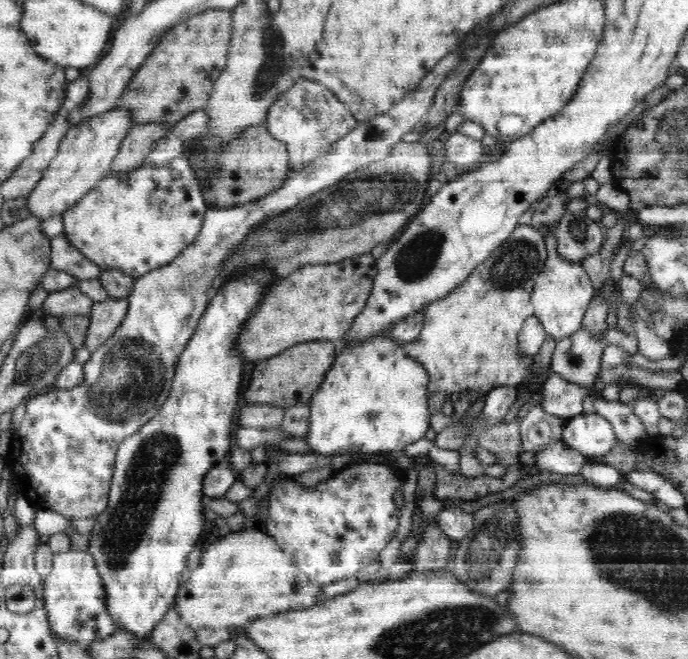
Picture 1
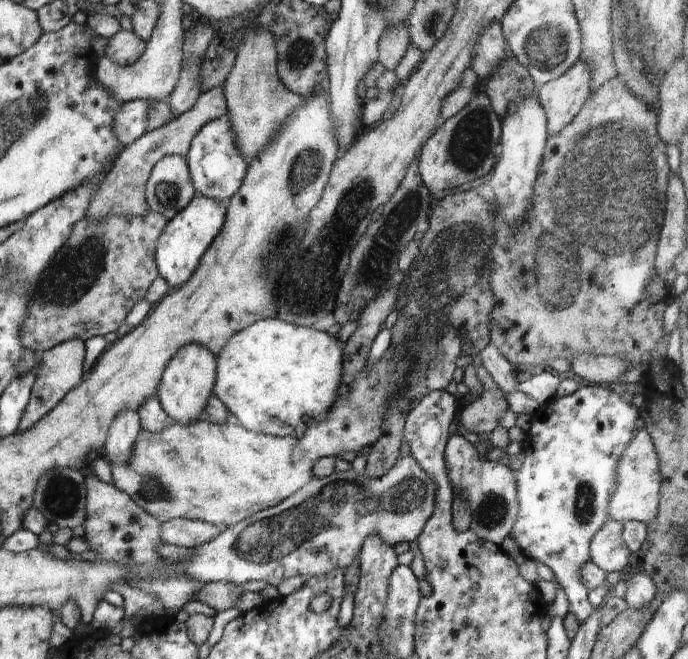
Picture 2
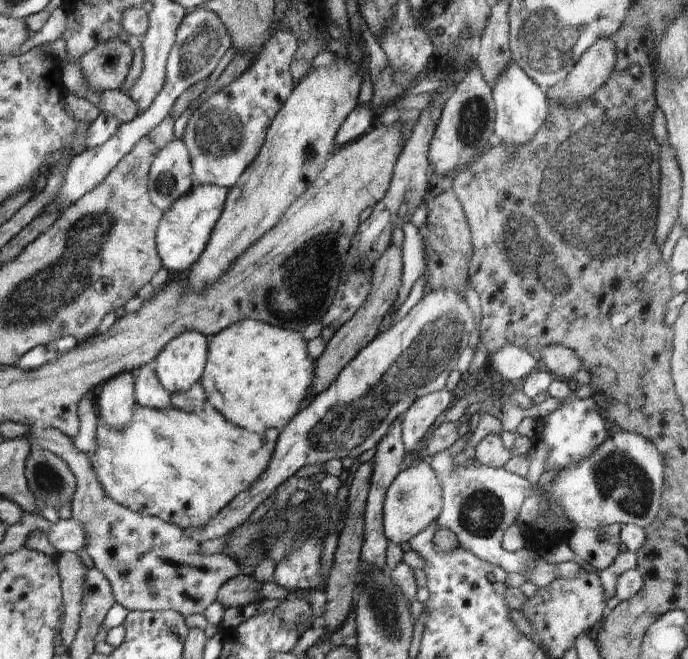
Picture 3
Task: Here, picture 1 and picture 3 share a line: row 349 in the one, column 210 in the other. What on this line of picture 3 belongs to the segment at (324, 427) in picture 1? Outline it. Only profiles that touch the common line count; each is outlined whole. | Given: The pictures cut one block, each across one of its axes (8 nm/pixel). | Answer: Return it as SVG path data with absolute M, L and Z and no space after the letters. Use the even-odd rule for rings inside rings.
M242 319L234 322L209 340L207 351L206 366L200 378L206 400L228 422L251 433L263 433L270 428L284 430L298 414L314 380L314 359L308 354L308 343L301 332L274 327L264 321Z

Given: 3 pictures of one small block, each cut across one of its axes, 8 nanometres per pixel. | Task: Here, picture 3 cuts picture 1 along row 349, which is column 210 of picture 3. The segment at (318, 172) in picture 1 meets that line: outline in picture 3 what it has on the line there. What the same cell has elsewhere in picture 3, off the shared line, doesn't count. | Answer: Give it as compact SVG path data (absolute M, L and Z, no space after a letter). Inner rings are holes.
M274 31L244 74L212 94L192 112L182 140L188 149L195 183L214 184L229 190L256 160L268 127L294 90L289 66L298 43L292 32Z

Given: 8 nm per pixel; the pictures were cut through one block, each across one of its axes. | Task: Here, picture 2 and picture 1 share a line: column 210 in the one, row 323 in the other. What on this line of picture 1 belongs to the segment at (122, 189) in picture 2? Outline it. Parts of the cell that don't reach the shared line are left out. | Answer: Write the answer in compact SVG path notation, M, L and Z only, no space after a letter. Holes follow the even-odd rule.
M108 297L92 305L89 312L89 325L85 334L83 347L94 352L111 337L111 334L122 324L129 309L126 298Z

